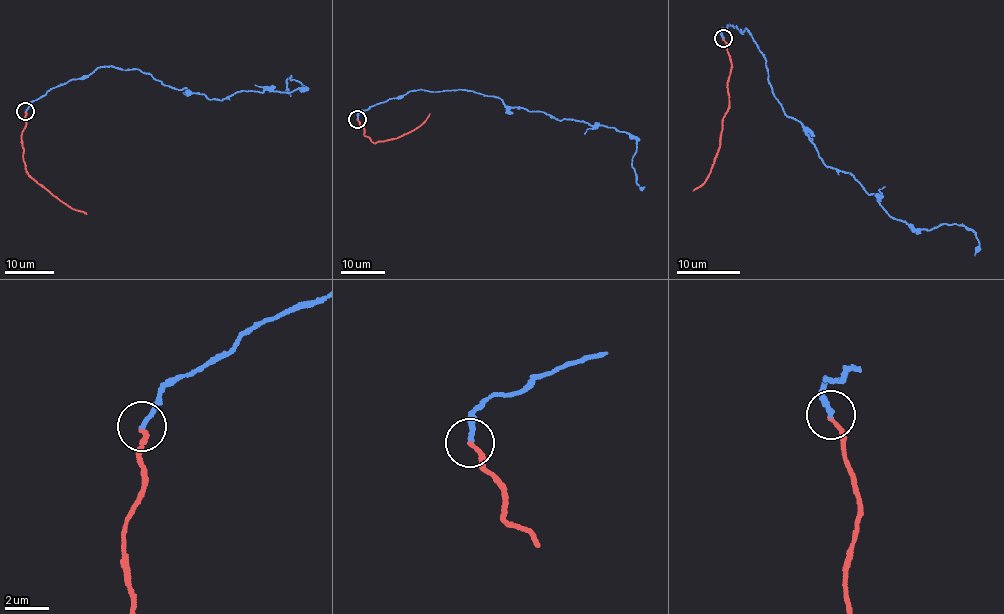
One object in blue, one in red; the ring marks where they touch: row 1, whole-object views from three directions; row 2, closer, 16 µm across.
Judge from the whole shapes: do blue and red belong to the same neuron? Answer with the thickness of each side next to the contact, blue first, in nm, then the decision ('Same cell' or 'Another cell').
Thickness 200 nm (blue) against 180 nm. Same cell

